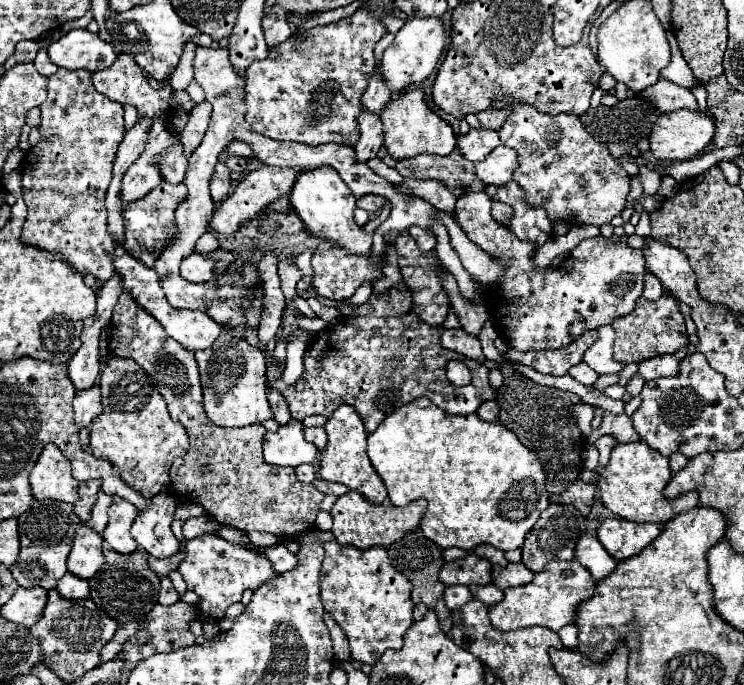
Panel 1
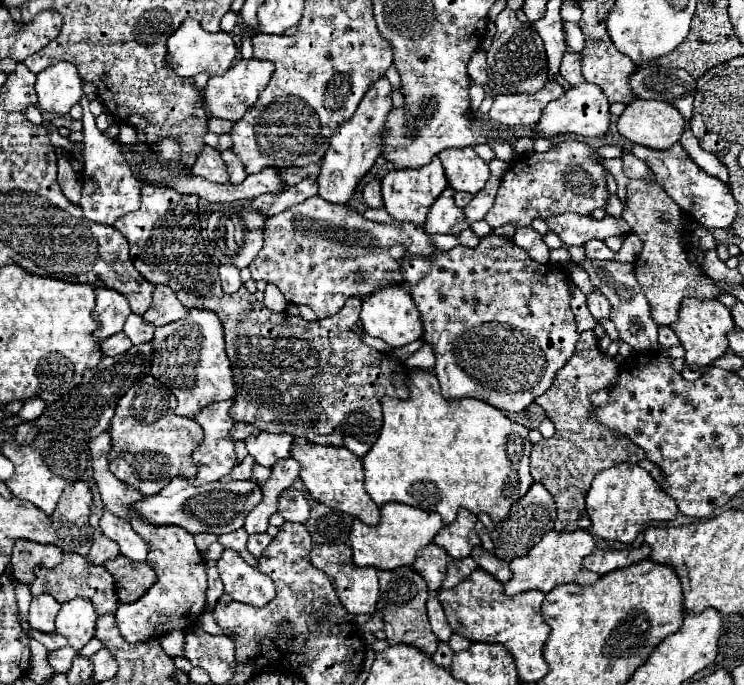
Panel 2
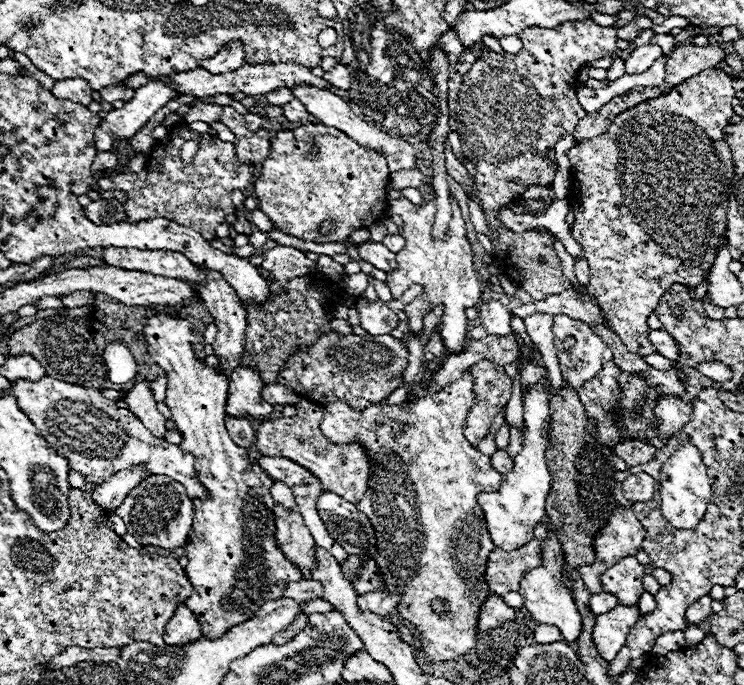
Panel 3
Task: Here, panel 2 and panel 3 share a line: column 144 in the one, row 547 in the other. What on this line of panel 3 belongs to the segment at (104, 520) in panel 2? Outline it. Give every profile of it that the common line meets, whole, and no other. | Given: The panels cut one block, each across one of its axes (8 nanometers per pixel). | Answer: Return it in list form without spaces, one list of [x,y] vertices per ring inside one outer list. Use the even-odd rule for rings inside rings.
[[[552,532],[552,536],[542,544],[542,556],[544,556],[544,568],[534,568],[532,572],[528,572],[522,582],[520,582],[520,594],[524,598],[524,606],[530,610],[532,618],[536,622],[544,622],[550,626],[560,628],[562,640],[564,642],[576,642],[580,632],[582,632],[582,616],[576,608],[576,602],[572,598],[572,594],[562,588],[558,584],[558,576],[560,576],[560,562],[558,562],[558,552],[560,552],[560,542],[556,538],[556,534]]]

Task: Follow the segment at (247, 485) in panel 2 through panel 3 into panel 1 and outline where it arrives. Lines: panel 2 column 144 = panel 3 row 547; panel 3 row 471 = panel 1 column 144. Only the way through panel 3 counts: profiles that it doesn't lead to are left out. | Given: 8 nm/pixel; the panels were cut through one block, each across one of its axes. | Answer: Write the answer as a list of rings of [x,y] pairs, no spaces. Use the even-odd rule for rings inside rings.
[[[160,492],[154,496],[154,508],[140,512],[132,524],[134,540],[154,558],[170,558],[182,546],[182,542],[170,530],[174,510],[174,496]]]

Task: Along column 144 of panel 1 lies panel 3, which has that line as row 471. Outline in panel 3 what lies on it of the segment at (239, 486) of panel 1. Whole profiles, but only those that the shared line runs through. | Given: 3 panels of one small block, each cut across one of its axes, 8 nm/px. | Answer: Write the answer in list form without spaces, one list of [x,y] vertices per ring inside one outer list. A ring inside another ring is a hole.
[[[303,398],[295,405],[296,416],[292,418],[276,418],[276,420],[262,420],[256,424],[256,450],[264,456],[282,456],[288,458],[304,468],[308,468],[316,478],[320,478],[324,492],[334,492],[344,500],[358,504],[368,490],[370,480],[370,456],[358,442],[350,444],[332,444],[320,432],[322,410],[318,404]]]

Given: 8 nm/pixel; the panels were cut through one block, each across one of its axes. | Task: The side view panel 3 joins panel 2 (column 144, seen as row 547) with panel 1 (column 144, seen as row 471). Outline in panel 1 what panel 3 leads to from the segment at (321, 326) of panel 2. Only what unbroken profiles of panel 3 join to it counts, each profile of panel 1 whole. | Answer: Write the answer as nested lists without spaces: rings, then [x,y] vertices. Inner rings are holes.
[[[162,182],[162,184],[158,184],[158,188],[150,190],[144,198],[128,202],[126,212],[124,212],[124,220],[126,220],[126,252],[152,268],[152,264],[156,262],[156,258],[160,256],[160,252],[164,248],[164,242],[168,238],[172,238],[174,210],[184,200],[184,196],[186,196],[186,186],[184,184],[174,186],[170,182]]]

